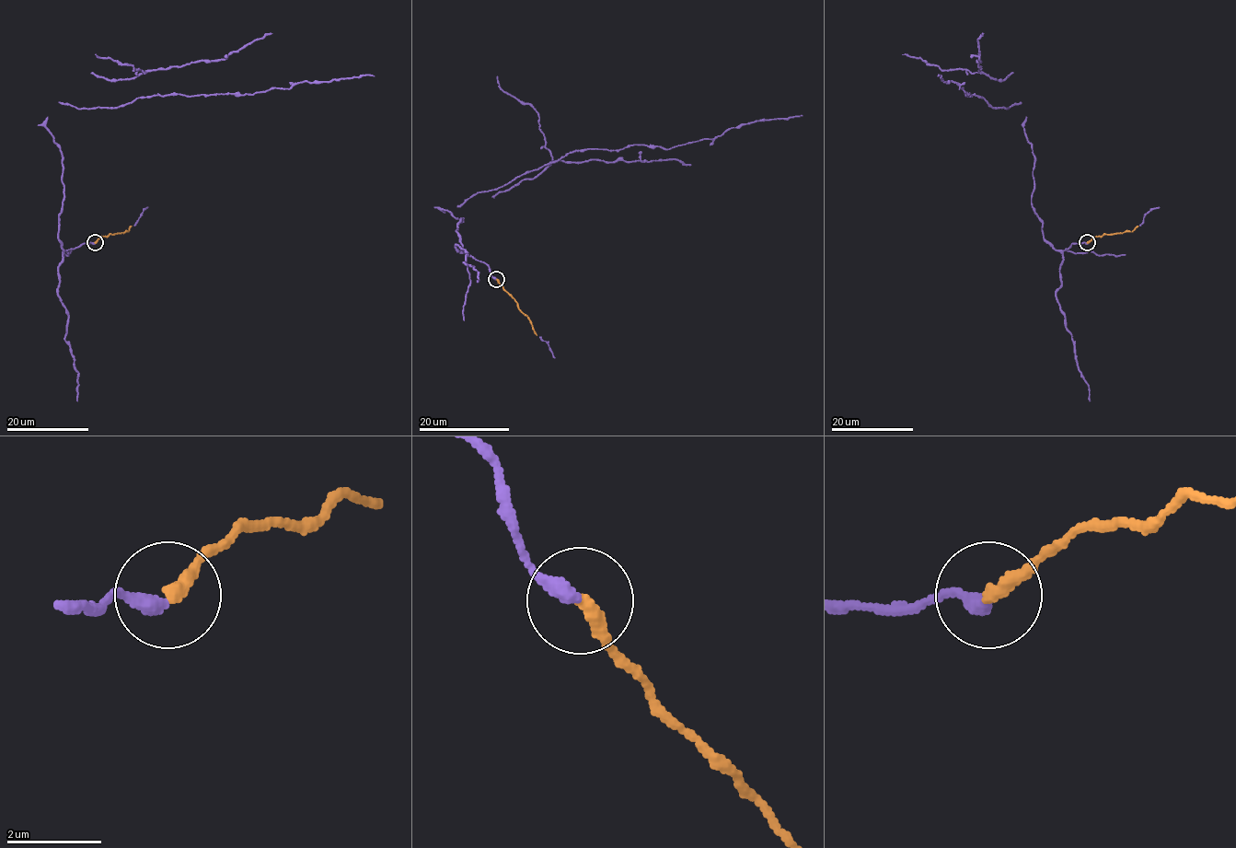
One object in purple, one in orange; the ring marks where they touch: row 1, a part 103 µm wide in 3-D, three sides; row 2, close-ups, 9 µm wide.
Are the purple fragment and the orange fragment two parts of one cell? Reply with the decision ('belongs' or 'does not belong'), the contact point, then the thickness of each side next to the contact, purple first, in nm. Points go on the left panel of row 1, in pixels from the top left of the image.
belongs; place (95, 242); calibres 320 and 320 nm

